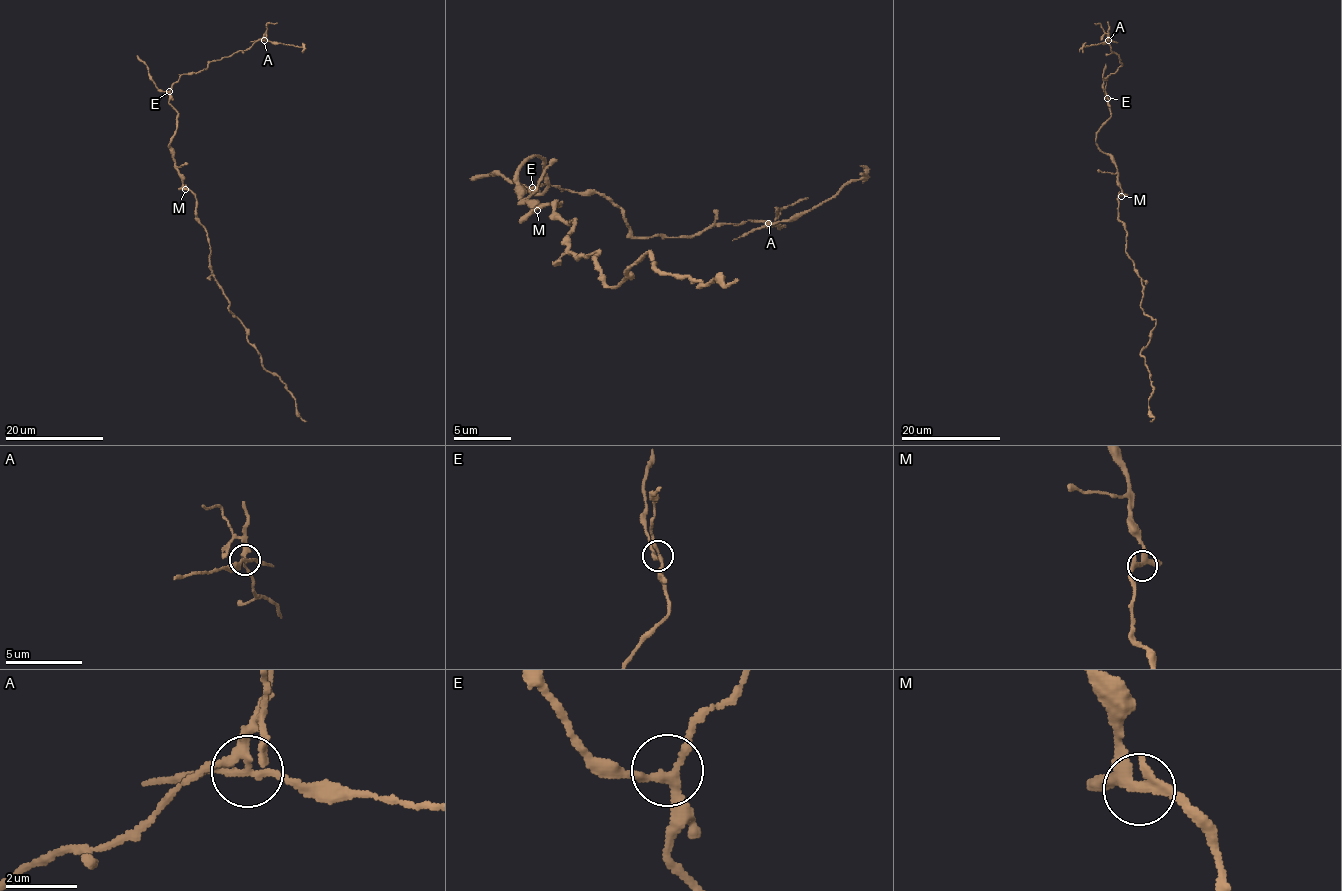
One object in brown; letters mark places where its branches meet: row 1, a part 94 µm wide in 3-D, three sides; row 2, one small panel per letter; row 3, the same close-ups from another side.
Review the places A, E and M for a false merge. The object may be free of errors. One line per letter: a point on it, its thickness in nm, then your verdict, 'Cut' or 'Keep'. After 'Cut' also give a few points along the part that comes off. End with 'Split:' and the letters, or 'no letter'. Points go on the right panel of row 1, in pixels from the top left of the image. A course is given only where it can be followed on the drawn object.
A: Place: (1108, 40). Thickness 240 nm. Cut. Course of the part to remove: (1108, 40), (1085, 46), (1079, 51)
E: Place: (1107, 98). Thickness 200 nm. Keep
M: Place: (1121, 196). Thickness 280 nm. Keep
Split: A

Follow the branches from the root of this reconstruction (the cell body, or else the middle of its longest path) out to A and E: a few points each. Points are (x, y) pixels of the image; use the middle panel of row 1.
A: (537, 207), (518, 182), (536, 154), (546, 186), (534, 193), (598, 191), (636, 236), (768, 224)
E: (537, 207), (533, 211), (521, 197), (518, 182), (519, 168), (536, 154), (546, 186), (534, 193), (532, 187)

